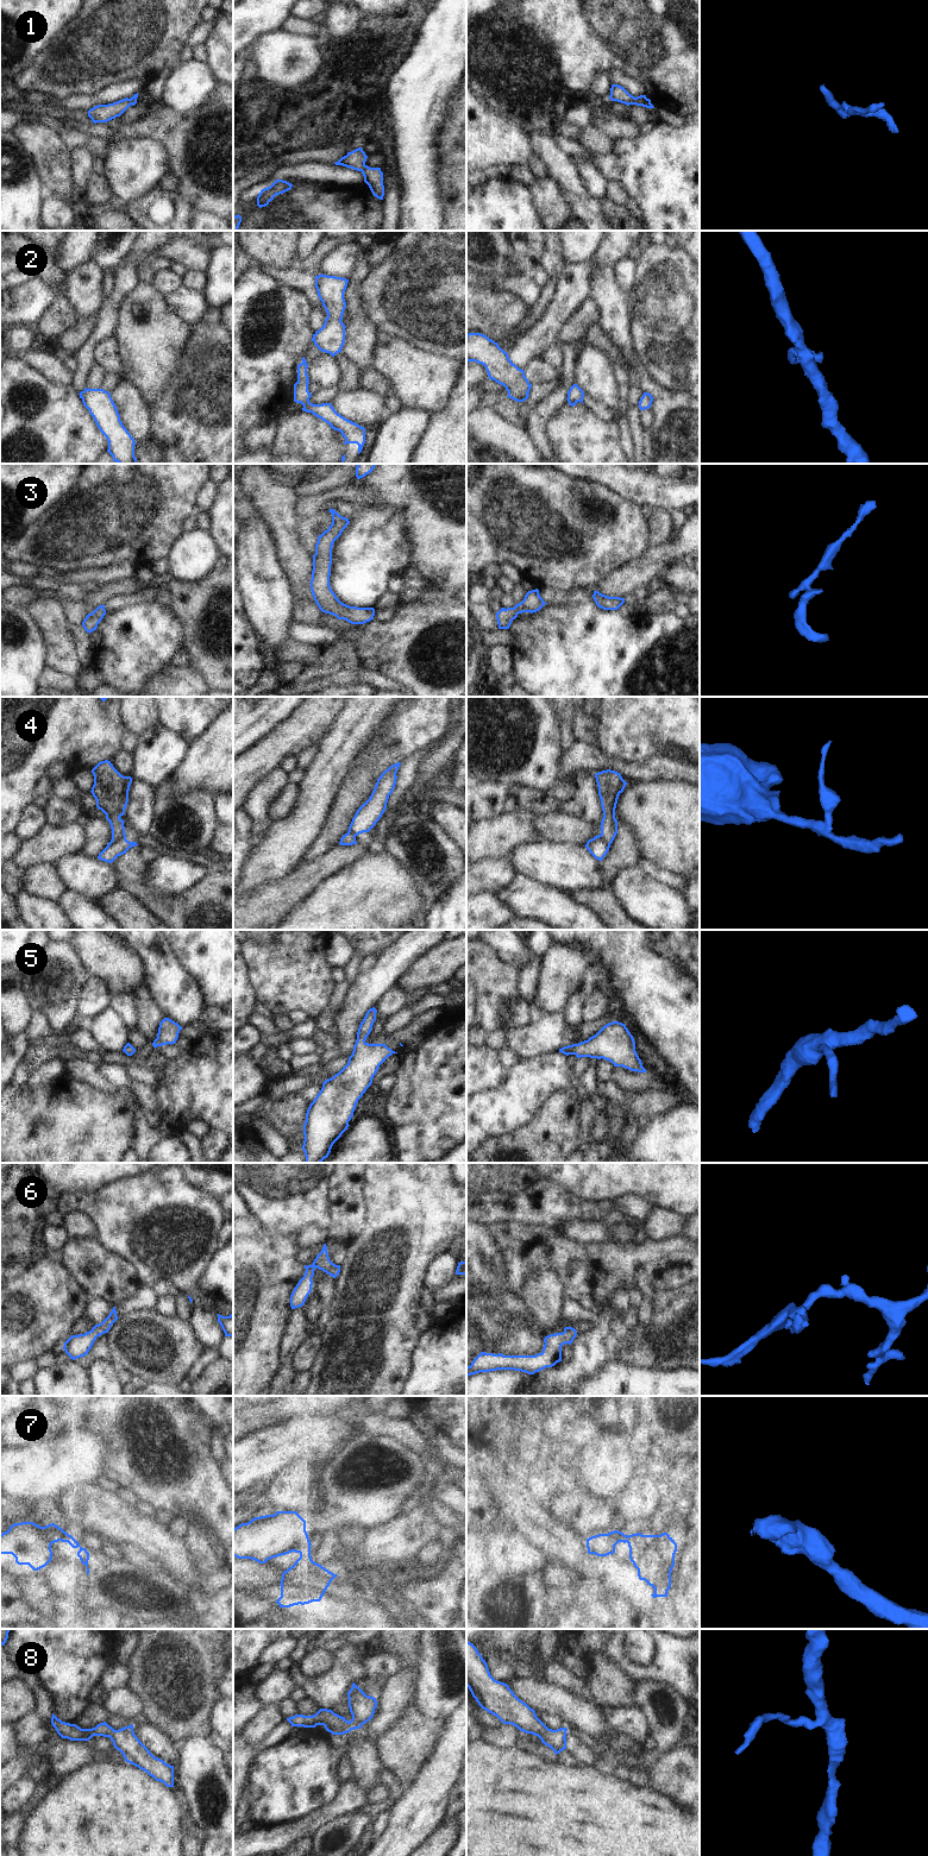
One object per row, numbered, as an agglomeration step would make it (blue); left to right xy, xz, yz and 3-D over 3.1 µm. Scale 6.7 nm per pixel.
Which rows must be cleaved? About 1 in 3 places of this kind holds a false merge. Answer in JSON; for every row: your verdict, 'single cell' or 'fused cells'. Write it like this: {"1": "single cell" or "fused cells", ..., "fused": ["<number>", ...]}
{"1": "single cell", "2": "single cell", "3": "single cell", "4": "fused cells", "5": "single cell", "6": "single cell", "7": "fused cells", "8": "single cell", "fused": ["4", "7"]}

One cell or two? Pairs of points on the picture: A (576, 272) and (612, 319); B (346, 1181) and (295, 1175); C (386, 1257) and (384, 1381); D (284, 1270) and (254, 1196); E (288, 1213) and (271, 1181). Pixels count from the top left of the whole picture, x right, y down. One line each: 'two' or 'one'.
A: two
B: two
C: one
D: two
E: one

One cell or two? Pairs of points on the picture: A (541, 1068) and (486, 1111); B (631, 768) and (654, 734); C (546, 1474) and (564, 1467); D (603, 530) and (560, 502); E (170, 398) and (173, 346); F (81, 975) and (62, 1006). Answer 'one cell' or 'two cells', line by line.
A: one cell
B: two cells
C: one cell
D: one cell
E: two cells
F: one cell

